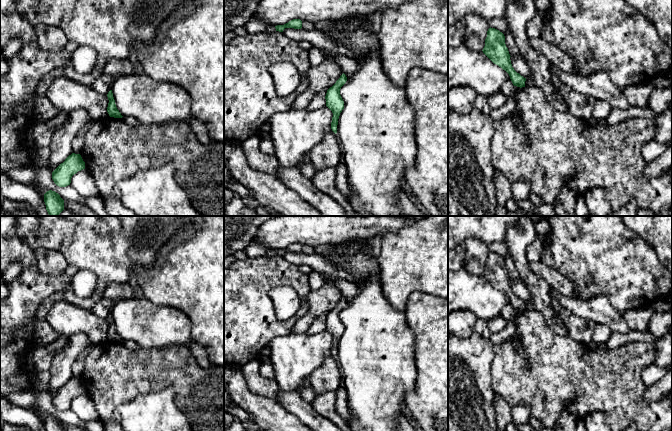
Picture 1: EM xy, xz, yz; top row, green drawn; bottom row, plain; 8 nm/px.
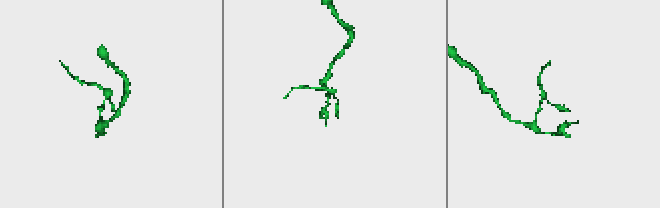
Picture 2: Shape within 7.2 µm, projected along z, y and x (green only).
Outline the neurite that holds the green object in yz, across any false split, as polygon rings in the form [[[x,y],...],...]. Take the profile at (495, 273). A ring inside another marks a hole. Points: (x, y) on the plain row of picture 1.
[[[489,252],[485,263],[483,277],[496,289],[505,294],[517,311],[525,311],[526,302],[517,297],[512,291],[510,278],[505,268],[505,260],[495,252]]]

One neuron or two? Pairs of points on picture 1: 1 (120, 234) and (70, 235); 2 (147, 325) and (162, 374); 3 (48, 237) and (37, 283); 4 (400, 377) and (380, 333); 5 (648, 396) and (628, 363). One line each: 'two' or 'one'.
1: one
2: two
3: two
4: one
5: two

